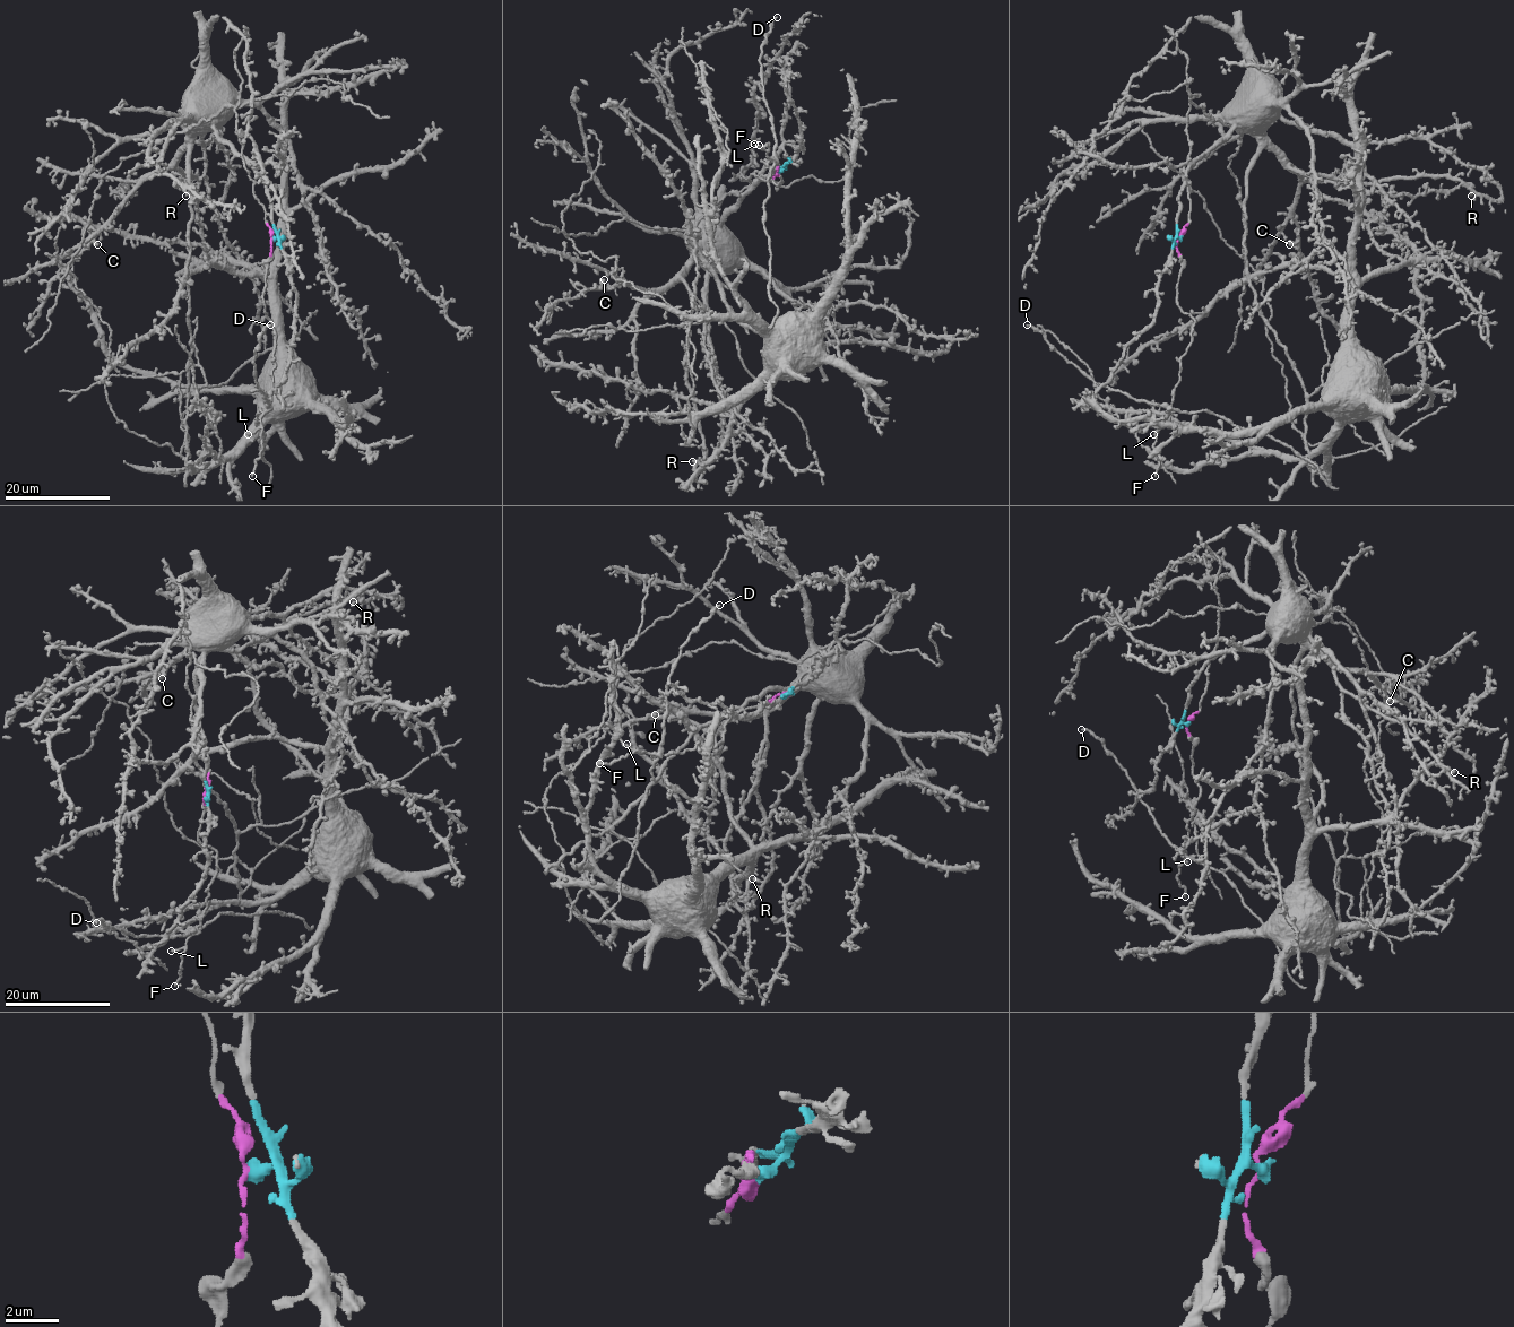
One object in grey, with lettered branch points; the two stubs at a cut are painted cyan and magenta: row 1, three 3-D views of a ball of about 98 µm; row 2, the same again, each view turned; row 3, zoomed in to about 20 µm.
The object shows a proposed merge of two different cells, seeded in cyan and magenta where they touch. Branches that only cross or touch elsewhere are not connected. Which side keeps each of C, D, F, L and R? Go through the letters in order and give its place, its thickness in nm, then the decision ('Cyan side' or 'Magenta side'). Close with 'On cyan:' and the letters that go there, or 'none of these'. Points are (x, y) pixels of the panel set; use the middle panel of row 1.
C: Place: (604, 279). Thickness 550 nm. Cyan side
D: Place: (777, 17). Thickness 200 nm. Magenta side
F: Place: (759, 145). Thickness 180 nm. Magenta side
L: Place: (754, 144). Thickness 160 nm. Magenta side
R: Place: (692, 461). Thickness 360 nm. Cyan side
On cyan: C, R

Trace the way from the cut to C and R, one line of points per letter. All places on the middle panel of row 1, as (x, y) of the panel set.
C: (778, 170), (762, 176), (671, 283), (655, 288), (636, 288), (628, 284), (603, 287), (604, 279)
R: (778, 170), (761, 178), (718, 225), (683, 279), (691, 301), (686, 386), (704, 451), (702, 462), (692, 460)

